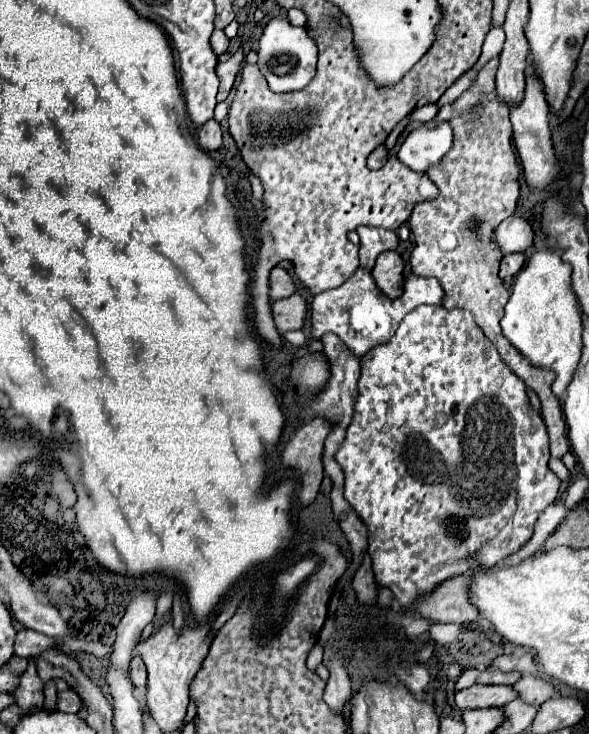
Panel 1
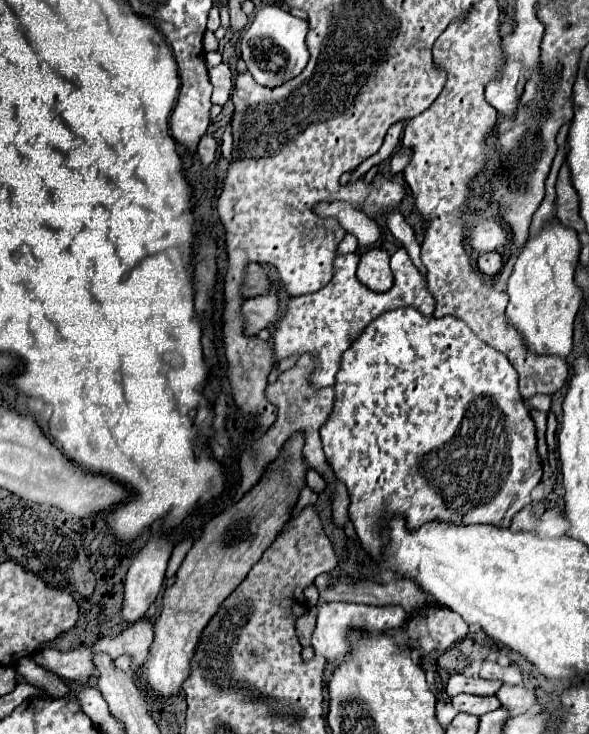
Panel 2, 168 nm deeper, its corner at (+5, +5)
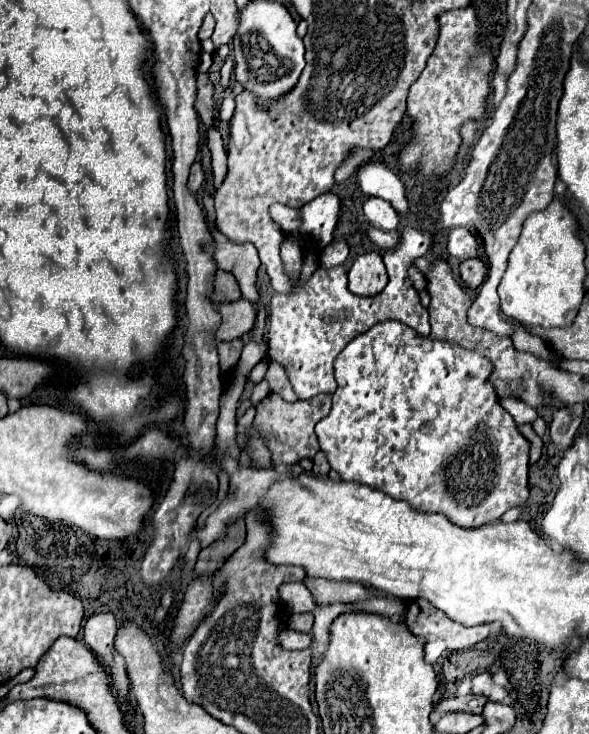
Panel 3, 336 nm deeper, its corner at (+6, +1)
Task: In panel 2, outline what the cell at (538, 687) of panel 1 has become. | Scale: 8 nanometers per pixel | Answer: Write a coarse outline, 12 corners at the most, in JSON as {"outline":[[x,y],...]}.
{"outline":[[510,688],[496,692],[510,718],[536,704],[532,690]]}

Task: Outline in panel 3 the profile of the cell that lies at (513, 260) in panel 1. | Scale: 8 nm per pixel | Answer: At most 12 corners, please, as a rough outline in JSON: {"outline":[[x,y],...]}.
{"outline":[[481,258],[461,262],[461,278],[479,288],[487,276]]}

